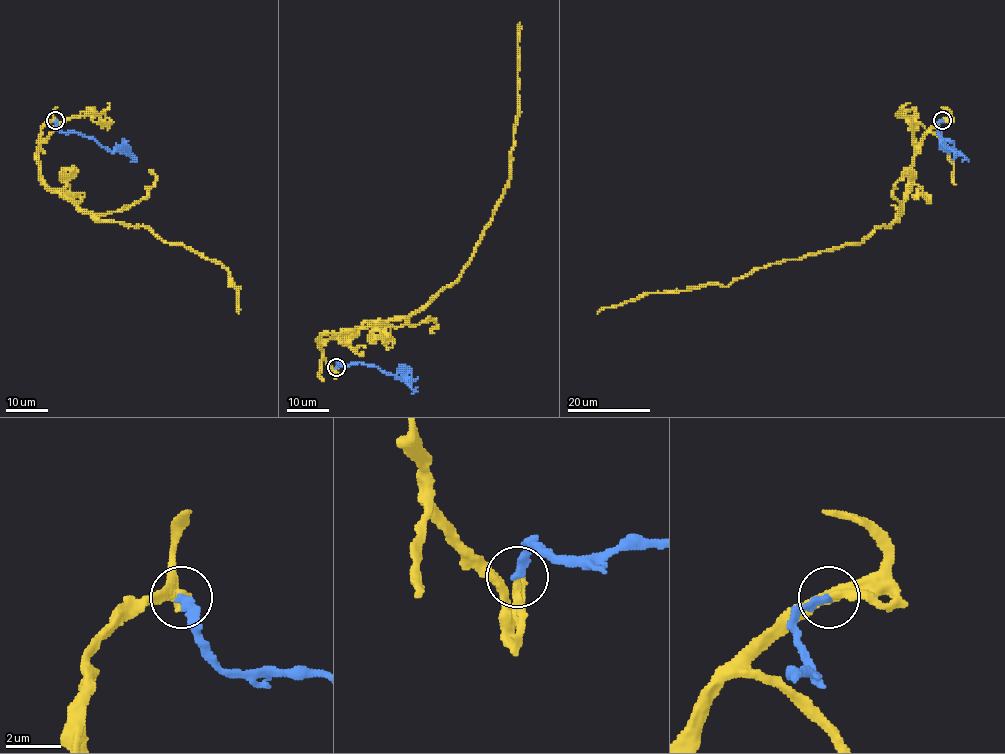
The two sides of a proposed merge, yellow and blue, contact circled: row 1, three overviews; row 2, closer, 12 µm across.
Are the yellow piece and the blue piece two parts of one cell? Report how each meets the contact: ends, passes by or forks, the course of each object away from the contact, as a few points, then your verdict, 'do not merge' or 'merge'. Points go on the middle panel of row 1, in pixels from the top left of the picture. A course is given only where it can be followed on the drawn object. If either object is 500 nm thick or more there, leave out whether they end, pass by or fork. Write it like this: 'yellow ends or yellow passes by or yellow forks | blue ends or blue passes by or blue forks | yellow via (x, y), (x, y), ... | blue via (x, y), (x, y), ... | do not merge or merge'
yellow ends | blue ends | yellow via (336, 368), (318, 340), (409, 317), (427, 304), (461, 273), (490, 222), (509, 180), (519, 110), (519, 22) | blue via (336, 368), (338, 363), (377, 366), (391, 375), (400, 376), (411, 383), (413, 390), (417, 386) | merge

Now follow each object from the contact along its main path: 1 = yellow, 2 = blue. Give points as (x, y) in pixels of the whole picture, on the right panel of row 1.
1: (943, 120), (915, 156), (904, 208), (861, 243), (784, 260), (728, 286), (646, 292), (597, 313)
2: (943, 120), (938, 123), (941, 140), (950, 150), (958, 151), (965, 158), (961, 162)

